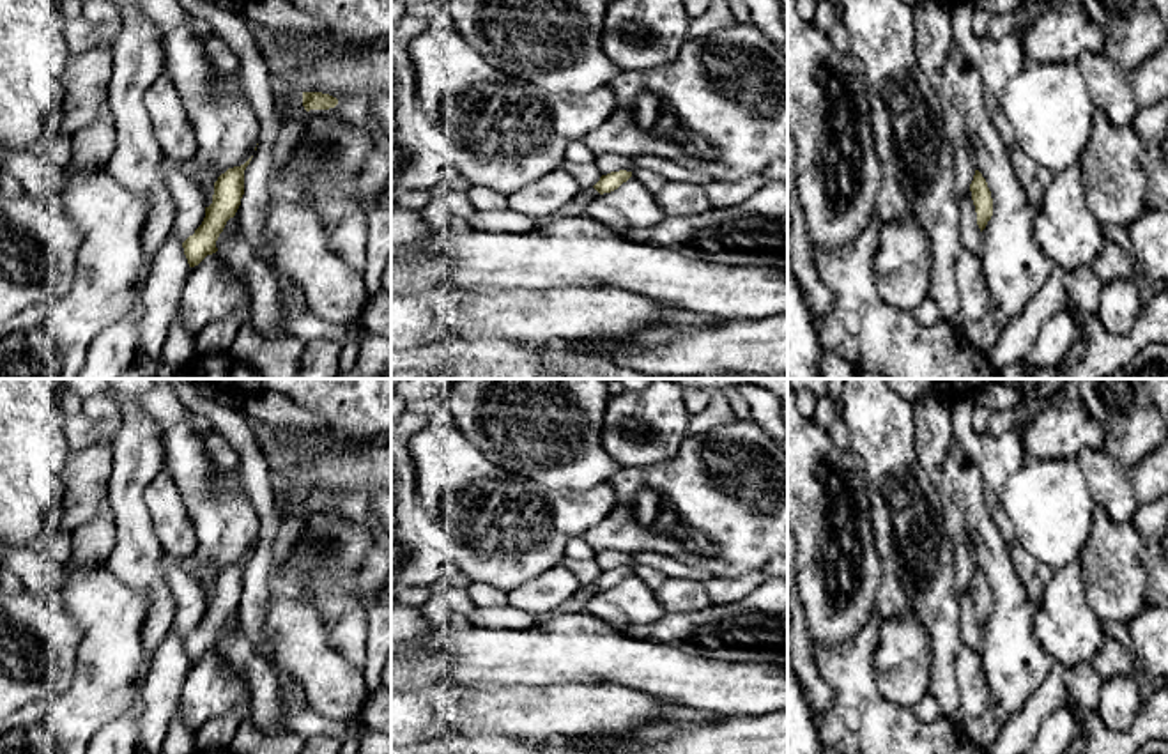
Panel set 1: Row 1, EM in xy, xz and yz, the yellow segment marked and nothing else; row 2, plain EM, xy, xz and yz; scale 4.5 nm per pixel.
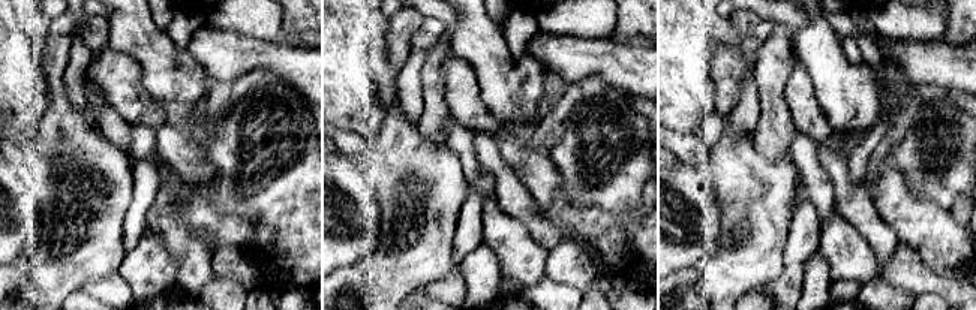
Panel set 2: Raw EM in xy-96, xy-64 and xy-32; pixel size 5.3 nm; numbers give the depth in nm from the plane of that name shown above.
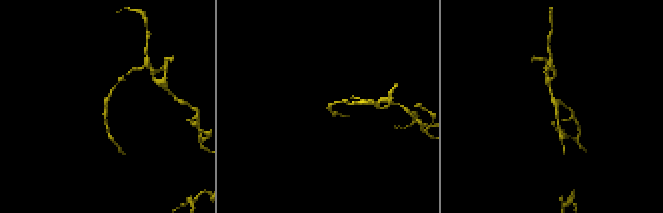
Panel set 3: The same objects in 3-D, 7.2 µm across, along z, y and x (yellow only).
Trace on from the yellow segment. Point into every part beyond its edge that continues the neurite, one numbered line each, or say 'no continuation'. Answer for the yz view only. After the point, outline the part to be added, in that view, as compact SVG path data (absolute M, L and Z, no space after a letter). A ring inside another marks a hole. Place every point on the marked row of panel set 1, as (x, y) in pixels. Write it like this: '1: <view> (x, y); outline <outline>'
1: yz (970, 234); outline M972 191L959 200L959 230L961 230L963 248L980 257L982 232L977 225L977 212L972 200Z

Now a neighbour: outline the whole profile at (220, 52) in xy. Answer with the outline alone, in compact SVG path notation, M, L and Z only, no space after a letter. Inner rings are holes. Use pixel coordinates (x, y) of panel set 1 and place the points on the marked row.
M205 37L205 50L221 76L235 76L241 73L241 60L225 39Z

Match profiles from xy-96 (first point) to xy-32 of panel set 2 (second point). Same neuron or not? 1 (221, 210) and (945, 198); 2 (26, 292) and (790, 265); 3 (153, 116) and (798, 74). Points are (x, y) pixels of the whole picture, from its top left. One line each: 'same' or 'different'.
1: same
2: different
3: same

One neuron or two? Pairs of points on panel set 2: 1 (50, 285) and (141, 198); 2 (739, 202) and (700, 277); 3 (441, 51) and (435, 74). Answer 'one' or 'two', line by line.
1: two
2: one
3: one

